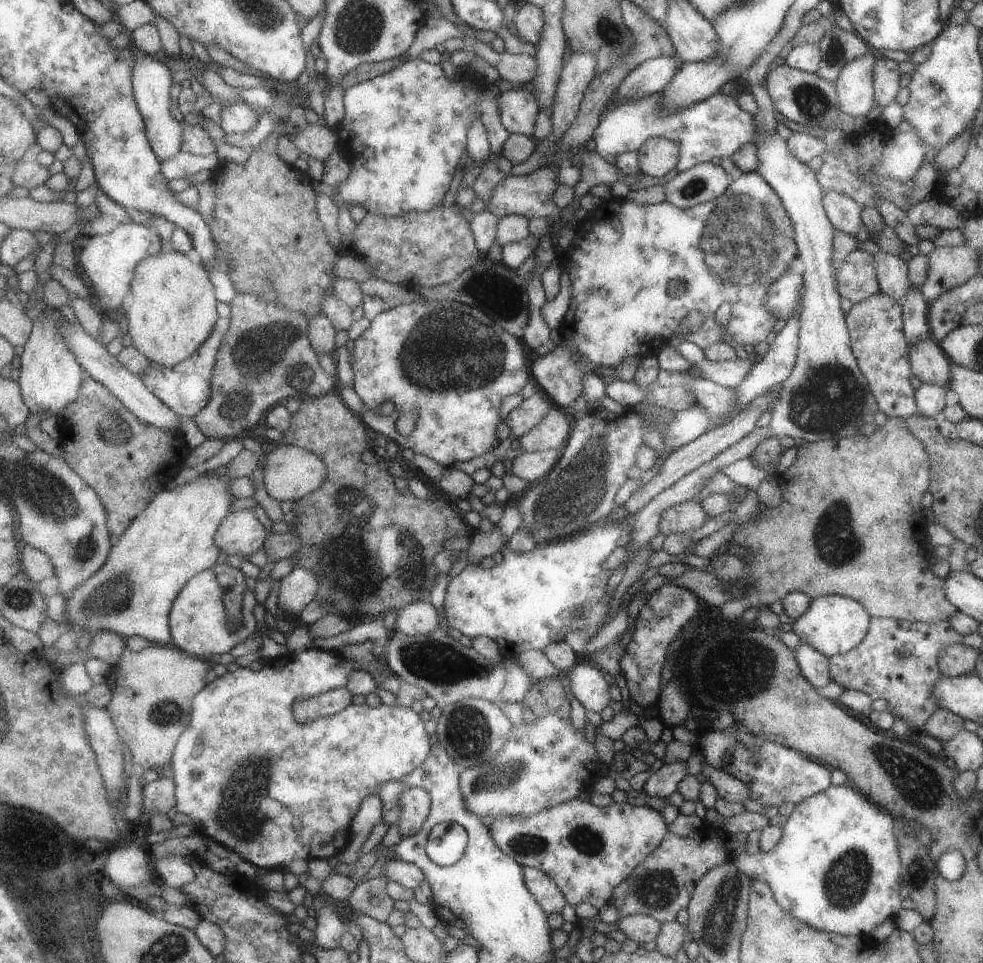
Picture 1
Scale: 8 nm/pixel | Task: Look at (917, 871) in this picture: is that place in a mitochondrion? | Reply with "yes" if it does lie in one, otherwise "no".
yes

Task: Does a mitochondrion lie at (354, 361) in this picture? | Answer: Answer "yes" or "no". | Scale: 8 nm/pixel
no

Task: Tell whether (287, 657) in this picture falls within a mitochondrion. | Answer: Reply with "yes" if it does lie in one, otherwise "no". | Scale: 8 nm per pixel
no

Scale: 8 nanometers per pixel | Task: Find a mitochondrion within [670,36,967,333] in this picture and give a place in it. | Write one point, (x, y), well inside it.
(814, 104)

